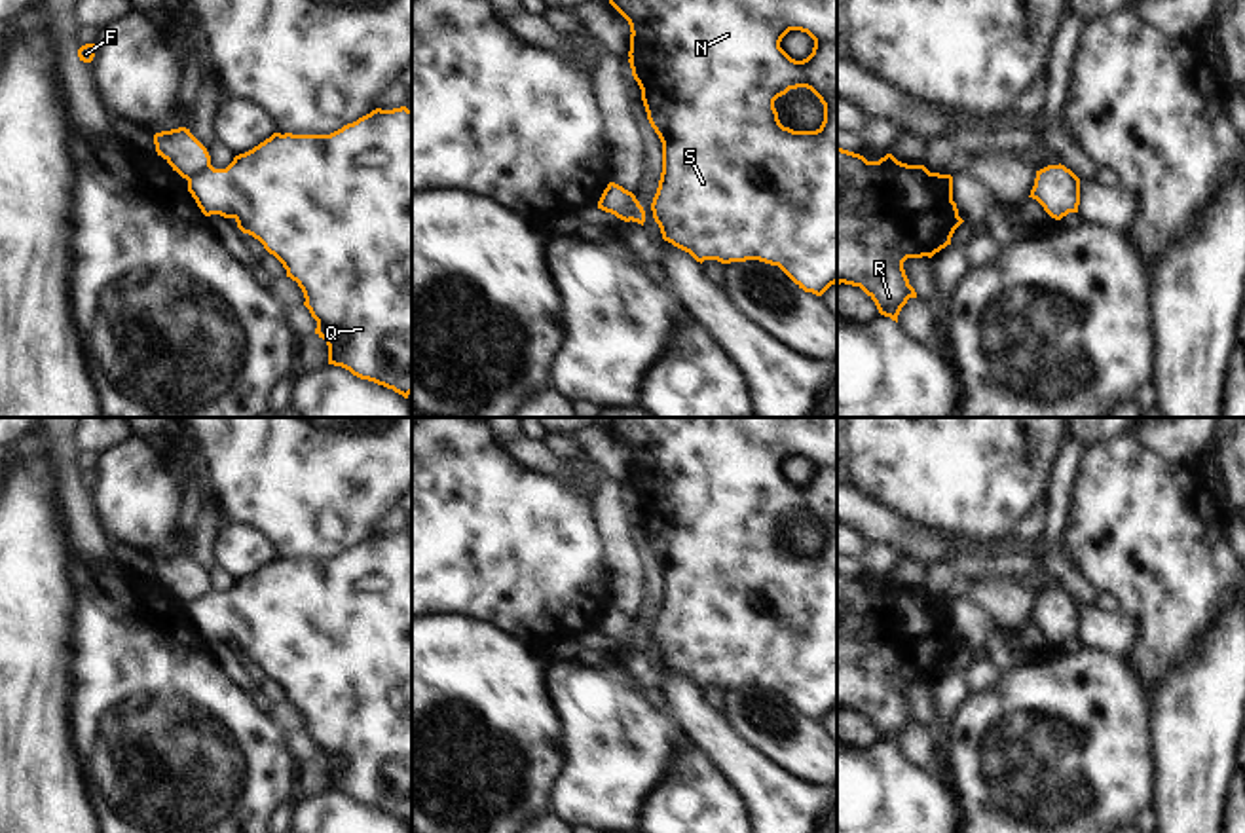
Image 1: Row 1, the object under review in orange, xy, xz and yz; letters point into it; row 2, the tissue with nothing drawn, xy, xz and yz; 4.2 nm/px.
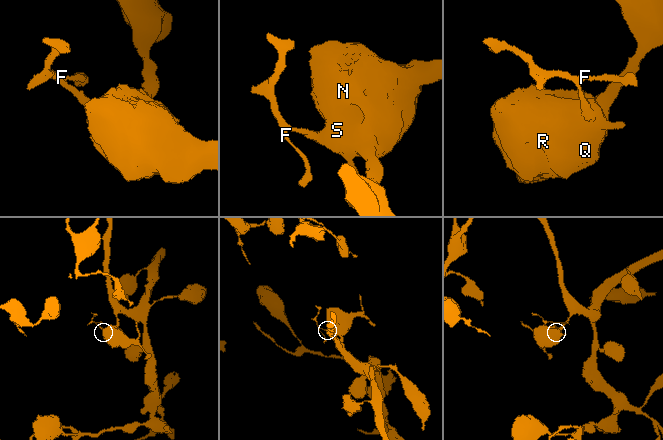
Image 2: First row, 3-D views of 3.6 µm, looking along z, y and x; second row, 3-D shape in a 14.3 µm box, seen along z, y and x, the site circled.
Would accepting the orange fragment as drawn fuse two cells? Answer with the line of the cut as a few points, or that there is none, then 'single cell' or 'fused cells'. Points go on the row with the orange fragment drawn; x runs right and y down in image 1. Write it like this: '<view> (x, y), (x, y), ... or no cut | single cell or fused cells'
xy (211, 166), (188, 181) | fused cells

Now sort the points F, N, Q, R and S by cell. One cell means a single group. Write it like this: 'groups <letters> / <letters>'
groups F / N Q R S

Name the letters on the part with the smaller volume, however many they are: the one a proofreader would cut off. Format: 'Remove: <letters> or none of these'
Remove: F

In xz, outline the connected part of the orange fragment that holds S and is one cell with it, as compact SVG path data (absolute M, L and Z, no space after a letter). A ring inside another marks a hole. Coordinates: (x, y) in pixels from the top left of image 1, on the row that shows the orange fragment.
M609 0L609 4L630 25L628 63L641 89L647 120L662 142L662 173L651 203L662 239L700 264L759 260L778 266L799 288L822 296L837 283L837 0ZM790 30L807 32L814 40L807 59L795 61L780 47ZM797 87L810 89L824 104L824 121L816 131L793 131L778 120L774 101Z

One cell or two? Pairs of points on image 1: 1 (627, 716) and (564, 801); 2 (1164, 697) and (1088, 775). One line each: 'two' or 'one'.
1: one
2: two

